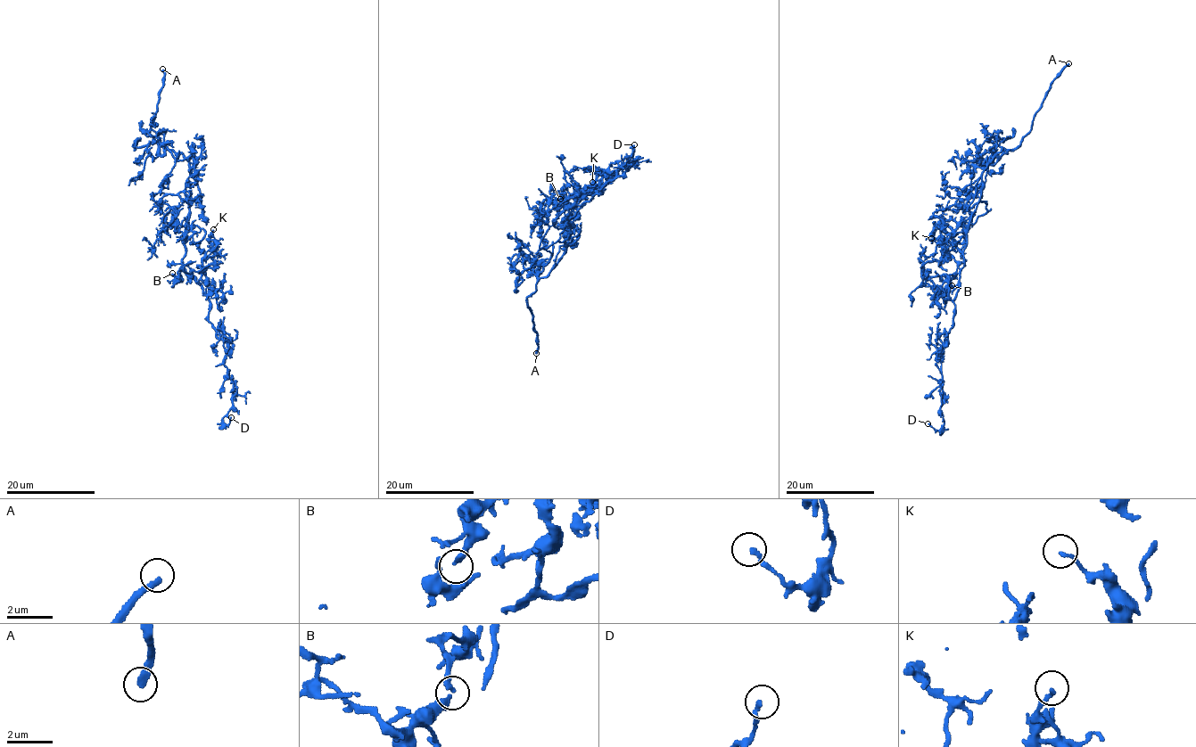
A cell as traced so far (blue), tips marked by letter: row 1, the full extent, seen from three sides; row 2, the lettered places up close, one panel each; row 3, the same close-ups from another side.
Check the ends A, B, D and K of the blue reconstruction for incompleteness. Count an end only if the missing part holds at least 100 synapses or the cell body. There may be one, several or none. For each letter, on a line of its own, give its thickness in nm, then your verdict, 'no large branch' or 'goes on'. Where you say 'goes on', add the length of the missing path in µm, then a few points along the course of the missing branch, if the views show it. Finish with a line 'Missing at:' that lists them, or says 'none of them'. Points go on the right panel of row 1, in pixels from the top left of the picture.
A: calibre 300 nm; goes on; missing 110 µm
B: calibre 200 nm; no large branch
D: calibre 180 nm; no large branch
K: calibre 160 nm; no large branch
Missing at: A

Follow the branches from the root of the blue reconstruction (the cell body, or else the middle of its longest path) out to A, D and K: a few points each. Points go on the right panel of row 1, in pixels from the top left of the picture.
A: (966, 244), (969, 222), (981, 195), (981, 171), (994, 157), (1020, 143), (1045, 92), (1068, 63)
D: (966, 244), (953, 301), (952, 327), (939, 355), (944, 426), (936, 430), (927, 423)
K: (966, 244), (952, 300), (948, 283), (938, 276), (922, 278), (925, 263), (944, 258), (931, 238)

